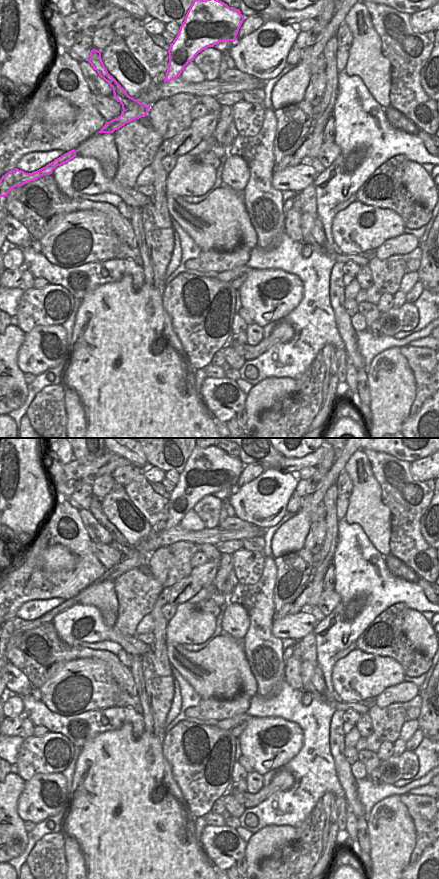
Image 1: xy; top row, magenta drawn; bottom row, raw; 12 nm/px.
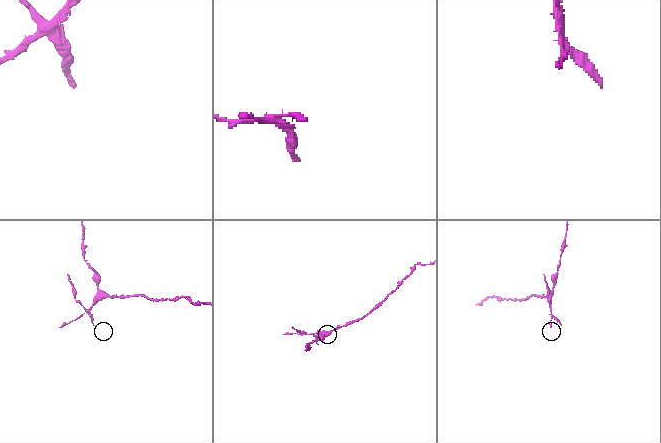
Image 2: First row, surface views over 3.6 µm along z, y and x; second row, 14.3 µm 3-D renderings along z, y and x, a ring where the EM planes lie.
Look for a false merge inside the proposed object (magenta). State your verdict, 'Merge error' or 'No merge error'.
Merge error.

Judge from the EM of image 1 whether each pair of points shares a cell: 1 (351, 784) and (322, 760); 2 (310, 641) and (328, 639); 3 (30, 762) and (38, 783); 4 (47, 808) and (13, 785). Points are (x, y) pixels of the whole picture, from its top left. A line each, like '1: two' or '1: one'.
1: two
2: two
3: two
4: two

